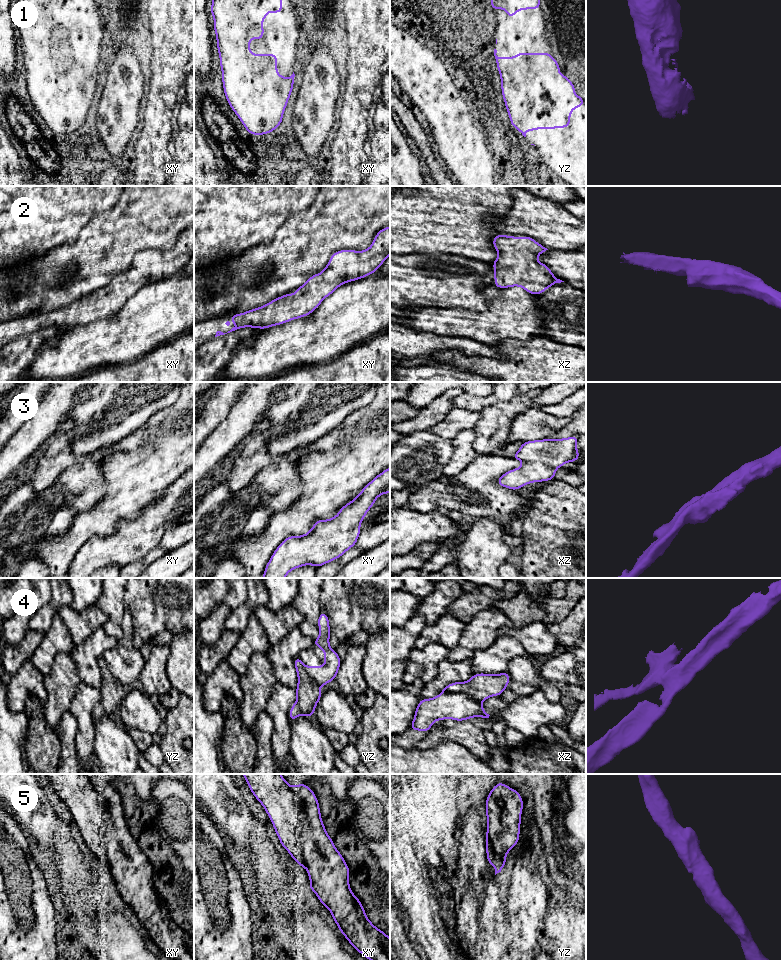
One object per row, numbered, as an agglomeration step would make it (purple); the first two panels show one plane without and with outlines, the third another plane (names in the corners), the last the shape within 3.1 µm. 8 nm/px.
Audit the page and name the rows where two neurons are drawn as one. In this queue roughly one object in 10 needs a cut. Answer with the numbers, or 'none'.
4

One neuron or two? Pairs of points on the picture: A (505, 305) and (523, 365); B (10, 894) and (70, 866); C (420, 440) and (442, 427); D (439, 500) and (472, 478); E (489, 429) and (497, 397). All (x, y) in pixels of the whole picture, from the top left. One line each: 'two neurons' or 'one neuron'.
A: two neurons
B: two neurons
C: two neurons
D: one neuron
E: two neurons

